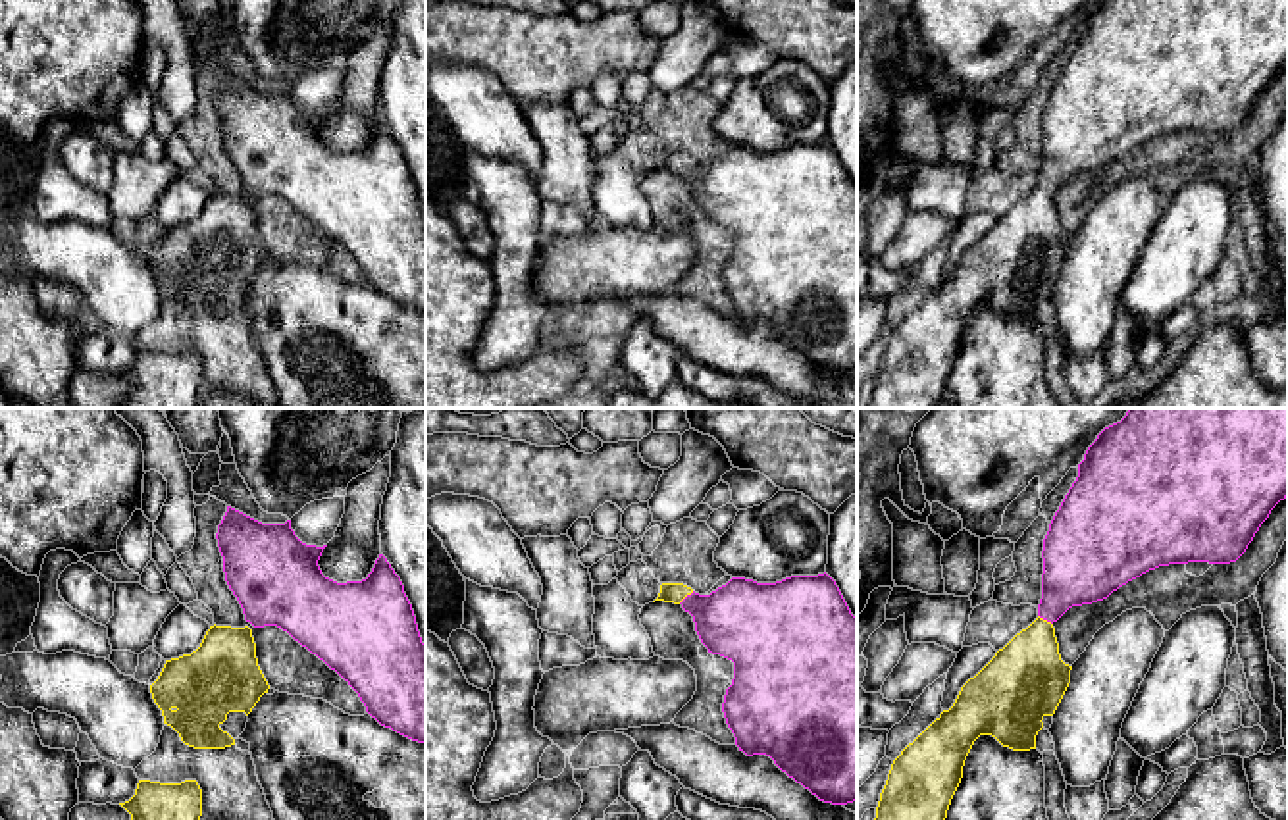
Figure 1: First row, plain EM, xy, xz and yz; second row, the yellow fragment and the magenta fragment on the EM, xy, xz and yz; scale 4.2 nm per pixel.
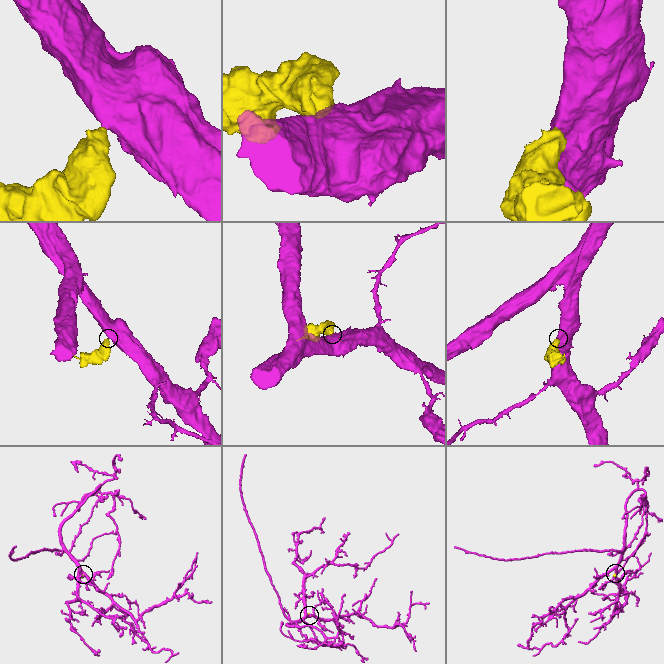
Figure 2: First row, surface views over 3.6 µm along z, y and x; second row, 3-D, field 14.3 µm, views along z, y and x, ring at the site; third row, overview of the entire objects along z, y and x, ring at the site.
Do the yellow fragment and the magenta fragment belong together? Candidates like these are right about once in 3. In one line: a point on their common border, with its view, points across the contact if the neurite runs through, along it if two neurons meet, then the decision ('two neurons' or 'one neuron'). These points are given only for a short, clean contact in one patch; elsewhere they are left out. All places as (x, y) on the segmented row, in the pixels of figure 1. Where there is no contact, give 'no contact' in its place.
xz (686, 595) | across xz (674, 593), (686, 595), (724, 620), (740, 620) | one neuron

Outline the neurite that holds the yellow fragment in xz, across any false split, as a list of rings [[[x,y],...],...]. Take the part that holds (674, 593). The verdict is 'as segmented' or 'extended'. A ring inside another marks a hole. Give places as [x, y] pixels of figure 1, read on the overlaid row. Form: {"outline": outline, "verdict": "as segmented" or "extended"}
{"outline": [[[826,572],[776,583],[732,577],[710,595],[699,595],[683,583],[662,583],[655,601],[680,604],[693,616],[695,631],[708,653],[734,662],[722,712],[739,751],[747,756],[770,756],[782,772],[824,803],[857,801],[857,618]]], "verdict": "extended"}

